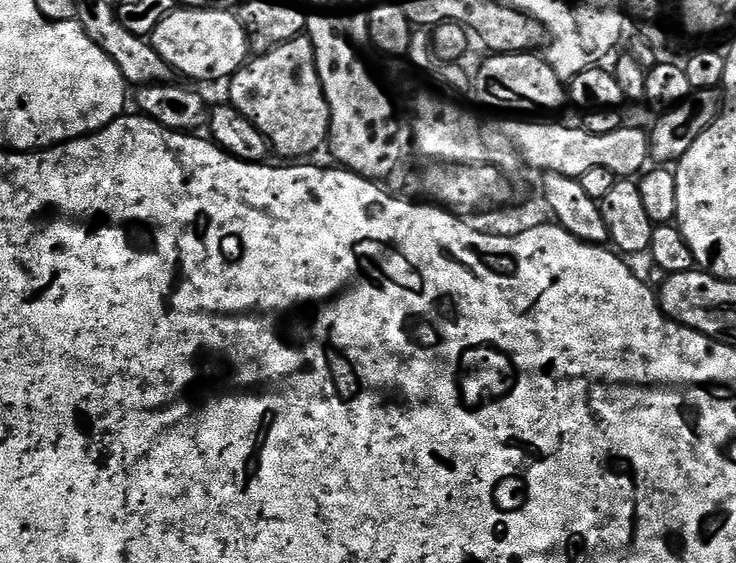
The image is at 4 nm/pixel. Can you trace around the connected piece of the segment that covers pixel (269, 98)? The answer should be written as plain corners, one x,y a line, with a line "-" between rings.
301,34
282,46
272,48
268,52
253,55
227,81
227,99
232,107
238,109
268,140
268,147
273,153
288,158
308,158
311,152
329,143
328,127
330,126
330,110
322,90
322,82
318,78
318,66
314,58
314,46
307,35

